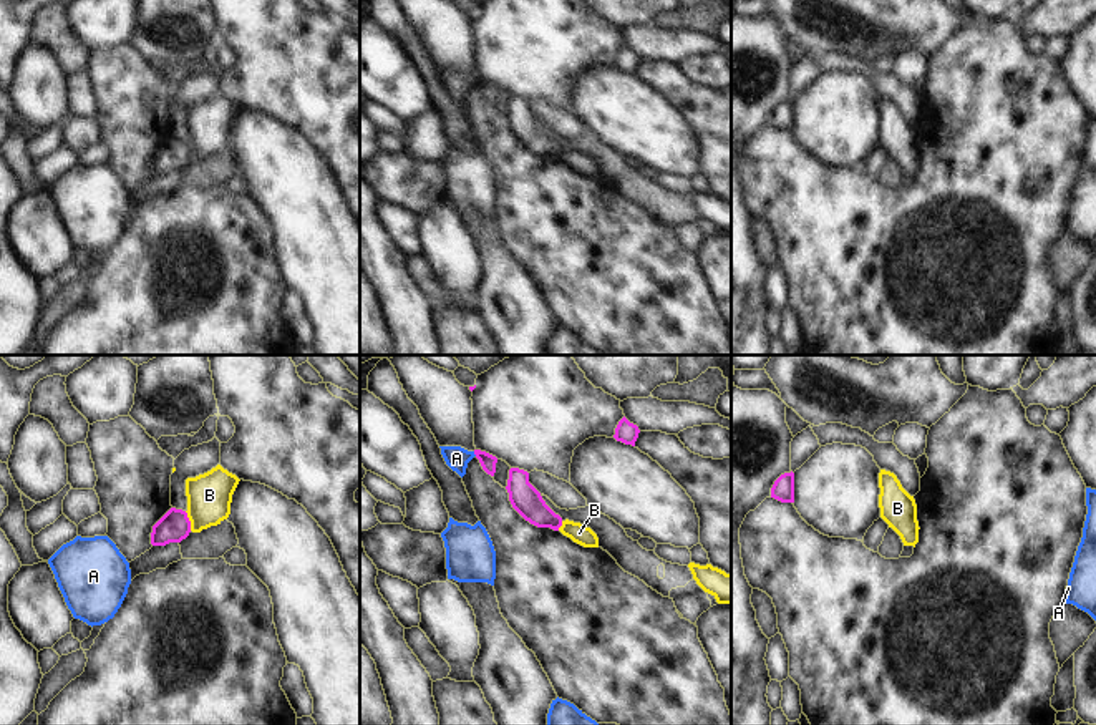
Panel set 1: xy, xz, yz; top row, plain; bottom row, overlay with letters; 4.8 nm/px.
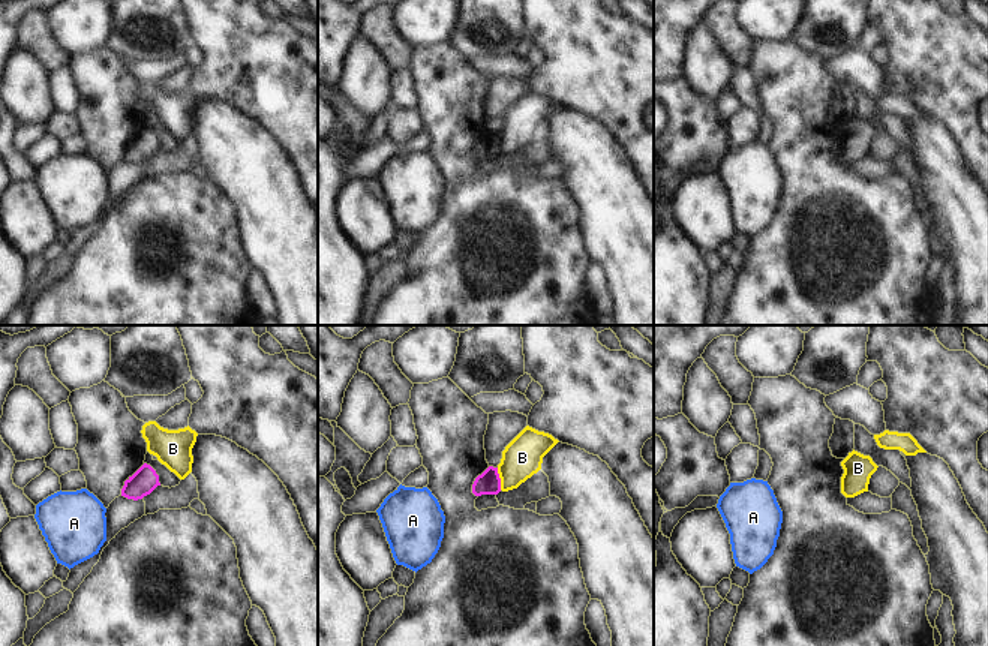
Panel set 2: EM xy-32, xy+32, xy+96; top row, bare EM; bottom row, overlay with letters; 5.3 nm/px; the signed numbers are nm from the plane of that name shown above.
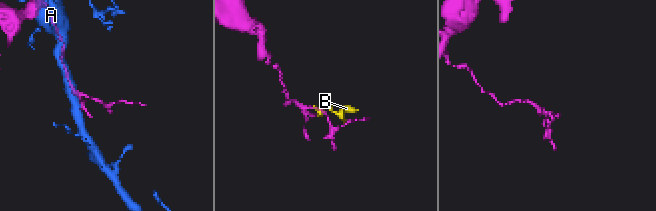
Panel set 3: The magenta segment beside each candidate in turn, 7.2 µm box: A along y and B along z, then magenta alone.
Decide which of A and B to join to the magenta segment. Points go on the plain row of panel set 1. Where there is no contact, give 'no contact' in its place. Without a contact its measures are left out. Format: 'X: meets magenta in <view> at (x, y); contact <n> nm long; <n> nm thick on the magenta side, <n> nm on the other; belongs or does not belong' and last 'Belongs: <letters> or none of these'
A: meets magenta in xz at (475, 82); contact 30 nm long; 80 nm thick on the magenta side, 110 nm on the other; does not belong
B: meets magenta in xy at (189, 150); contact 100 nm long; 150 nm thick on the magenta side, 220 nm on the other; does not belong
Belongs: none of these

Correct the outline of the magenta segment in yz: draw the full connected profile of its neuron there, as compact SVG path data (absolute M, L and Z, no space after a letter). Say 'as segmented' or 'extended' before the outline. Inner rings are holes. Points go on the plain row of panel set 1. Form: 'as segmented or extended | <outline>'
as segmented | M784 101L781 103L773 116L771 116L771 126L781 129L781 131L794 131L794 101Z

